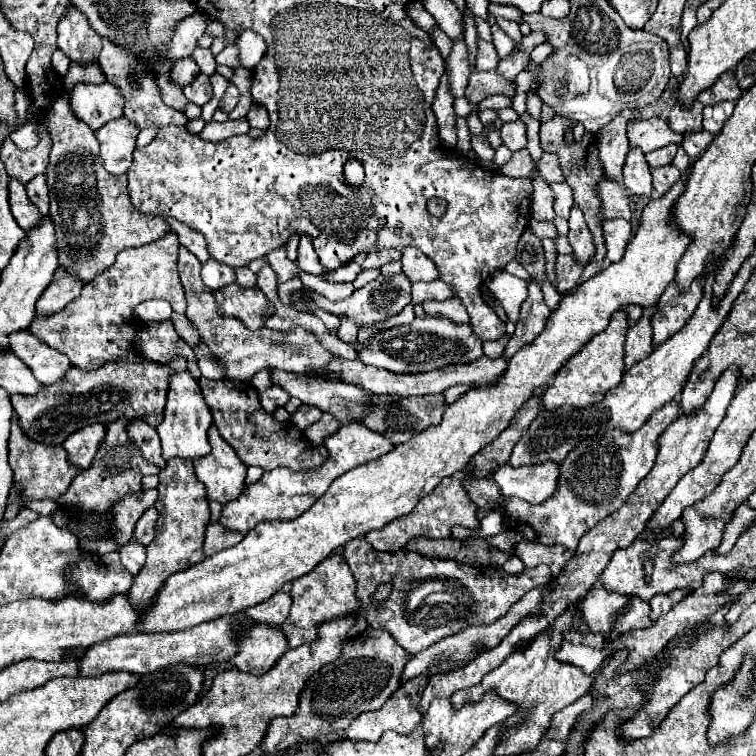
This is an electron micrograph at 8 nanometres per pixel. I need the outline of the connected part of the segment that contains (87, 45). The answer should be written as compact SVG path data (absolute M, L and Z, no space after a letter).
M70 7L58 25L58 47L72 61L90 63L98 59L102 49L102 39L92 31L84 13Z

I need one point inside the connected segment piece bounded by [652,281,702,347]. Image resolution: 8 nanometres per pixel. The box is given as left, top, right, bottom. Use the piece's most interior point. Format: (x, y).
(678, 305)

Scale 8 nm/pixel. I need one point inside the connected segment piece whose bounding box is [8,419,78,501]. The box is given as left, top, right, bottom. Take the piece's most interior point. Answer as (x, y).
(40, 472)

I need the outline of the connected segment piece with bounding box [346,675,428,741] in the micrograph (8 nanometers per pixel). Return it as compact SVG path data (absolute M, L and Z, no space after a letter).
M420 675L402 683L400 689L384 703L382 709L362 713L346 729L346 737L352 741L378 741L384 731L396 731L408 735L420 723L420 691L428 685L428 677Z

